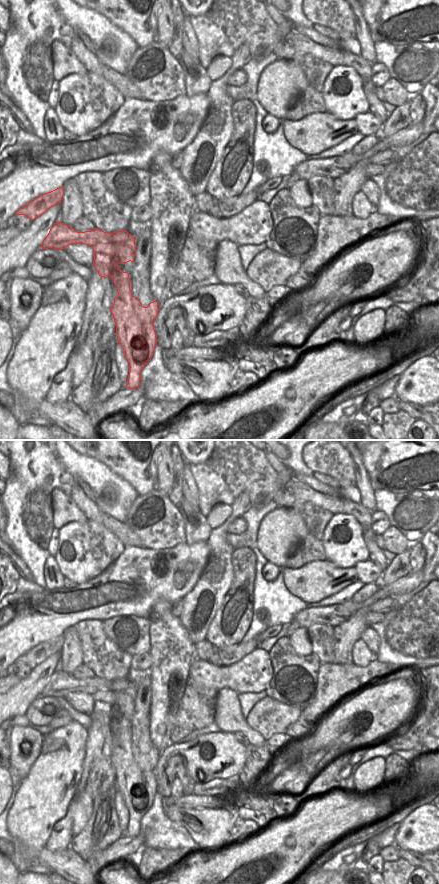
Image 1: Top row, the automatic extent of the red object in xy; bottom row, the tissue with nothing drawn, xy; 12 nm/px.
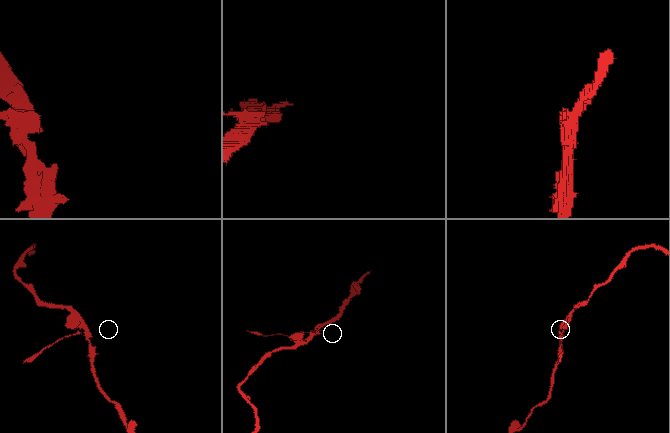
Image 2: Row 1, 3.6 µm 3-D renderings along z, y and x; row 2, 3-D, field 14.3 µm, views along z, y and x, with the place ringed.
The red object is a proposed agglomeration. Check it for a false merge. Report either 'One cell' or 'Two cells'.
Two cells

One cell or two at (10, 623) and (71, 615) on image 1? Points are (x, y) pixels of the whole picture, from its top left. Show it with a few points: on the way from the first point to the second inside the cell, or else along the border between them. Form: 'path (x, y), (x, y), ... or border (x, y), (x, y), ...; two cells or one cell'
path (25, 619), (44, 615), (56, 615); one cell

